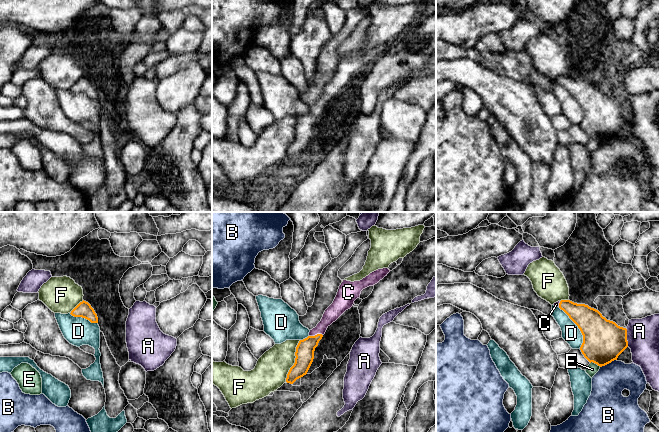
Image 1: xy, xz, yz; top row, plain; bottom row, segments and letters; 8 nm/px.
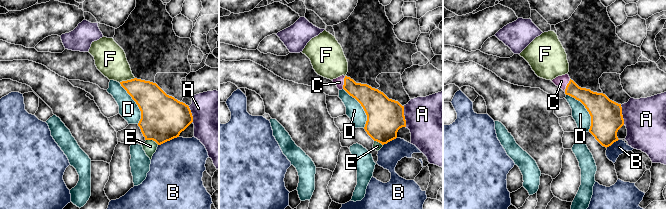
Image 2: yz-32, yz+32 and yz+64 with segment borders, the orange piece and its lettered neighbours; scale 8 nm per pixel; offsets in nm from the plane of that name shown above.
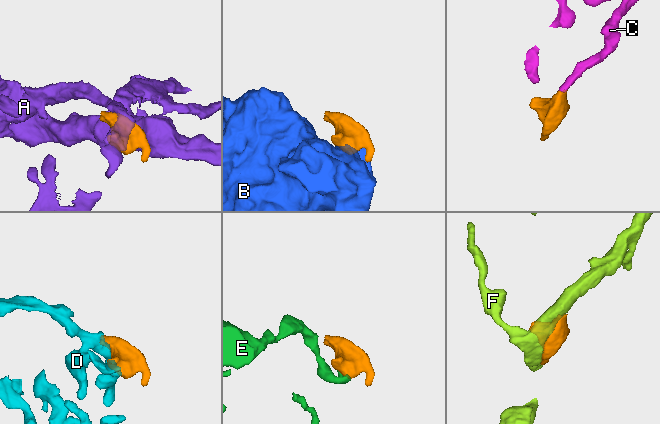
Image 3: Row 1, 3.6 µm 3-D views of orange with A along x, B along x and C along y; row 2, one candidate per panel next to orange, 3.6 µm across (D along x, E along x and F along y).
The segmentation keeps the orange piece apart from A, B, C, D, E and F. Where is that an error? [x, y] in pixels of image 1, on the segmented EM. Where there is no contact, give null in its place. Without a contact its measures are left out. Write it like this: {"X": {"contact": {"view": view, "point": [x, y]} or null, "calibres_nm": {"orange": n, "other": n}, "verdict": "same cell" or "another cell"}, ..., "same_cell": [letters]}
{"A": {"contact": {"view": "yz", "point": [626, 337]}, "calibres_nm": {"orange": 340, "other": 260}, "verdict": "another cell"}, "B": {"contact": {"view": "yz", "point": [608, 363]}, "calibres_nm": {"orange": 340, "other": 260}, "verdict": "another cell"}, "C": {"contact": {"view": "xz", "point": [315, 335]}, "calibres_nm": {"orange": 150, "other": 120}, "verdict": "same cell"}, "D": {"contact": {"view": "yz", "point": [578, 327]}, "calibres_nm": {"orange": 340, "other": 150}, "verdict": "another cell"}, "E": {"contact": {"view": "yz", "point": [595, 363]}, "calibres_nm": {"orange": 340, "other": 90}, "verdict": "another cell"}, "F": {"contact": {"view": "xz", "point": [295, 361]}, "calibres_nm": {"orange": 150, "other": 260}, "verdict": "another cell"}, "same_cell": ["C"]}

